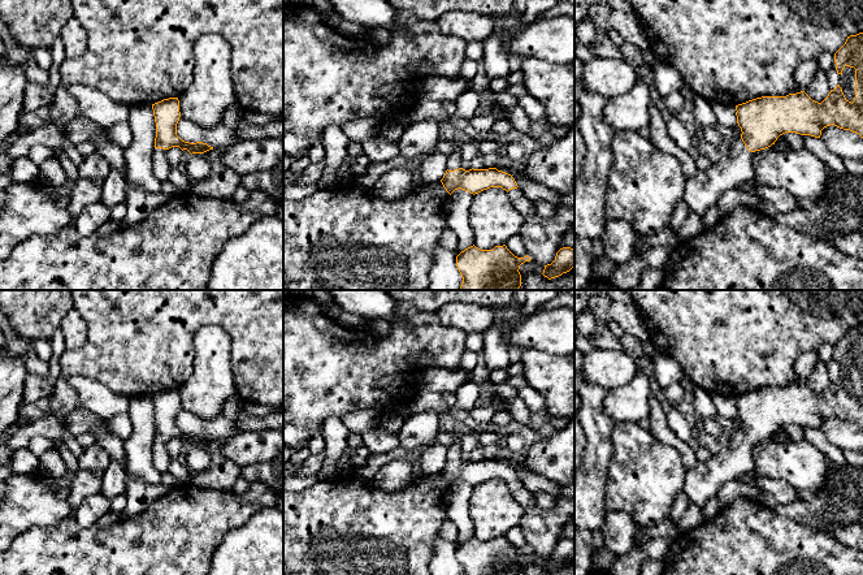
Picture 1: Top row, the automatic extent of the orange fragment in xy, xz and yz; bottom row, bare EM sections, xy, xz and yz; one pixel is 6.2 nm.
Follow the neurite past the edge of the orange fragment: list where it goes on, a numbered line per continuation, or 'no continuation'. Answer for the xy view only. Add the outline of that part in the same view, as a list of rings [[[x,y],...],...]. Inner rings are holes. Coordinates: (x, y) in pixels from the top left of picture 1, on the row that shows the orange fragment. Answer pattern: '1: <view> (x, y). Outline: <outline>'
1: xy (161, 168). Outline: [[[155,148],[152,156],[152,167],[155,176],[160,182],[170,180],[172,168],[166,159],[166,150]]]

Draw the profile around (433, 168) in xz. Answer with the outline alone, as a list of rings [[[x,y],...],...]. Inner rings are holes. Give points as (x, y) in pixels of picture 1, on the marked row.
[[[433,152],[422,161],[420,176],[425,185],[439,182],[447,170],[447,156]]]

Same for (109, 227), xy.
[[[109,219],[108,221],[105,221],[97,230],[96,230],[96,235],[99,237],[107,237],[112,233],[114,233],[116,230],[118,230],[121,228],[121,222],[117,222],[112,219]]]

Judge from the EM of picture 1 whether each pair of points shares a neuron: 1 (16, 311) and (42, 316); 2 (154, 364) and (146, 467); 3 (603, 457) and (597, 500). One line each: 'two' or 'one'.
1: one
2: two
3: one

